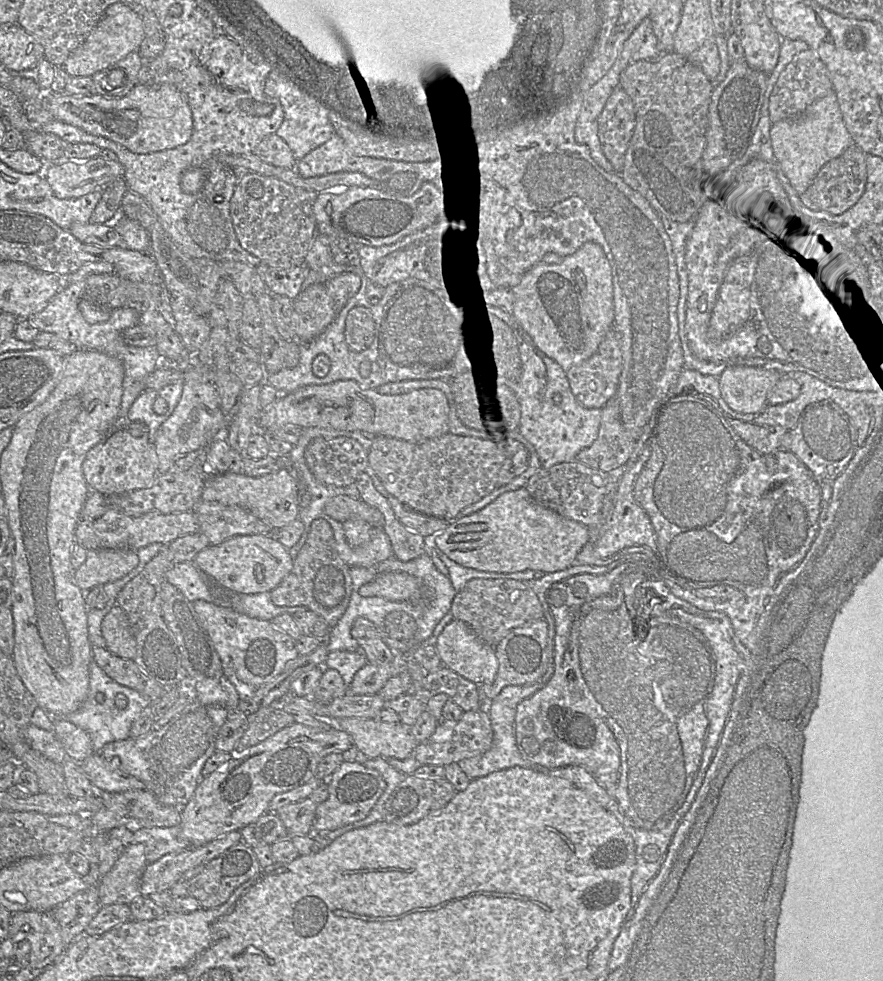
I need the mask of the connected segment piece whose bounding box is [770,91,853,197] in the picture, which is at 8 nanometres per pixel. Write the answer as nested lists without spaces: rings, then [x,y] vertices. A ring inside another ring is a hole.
[[[834,91],[808,106],[799,118],[773,123],[770,137],[776,164],[788,178],[797,197],[808,189],[826,163],[839,157],[853,144]]]

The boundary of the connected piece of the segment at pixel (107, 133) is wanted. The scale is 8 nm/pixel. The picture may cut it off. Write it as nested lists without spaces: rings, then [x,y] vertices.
[[[137,84],[125,95],[118,96],[74,96],[47,91],[33,100],[25,100],[25,111],[26,108],[45,109],[58,121],[112,140],[136,154],[183,145],[189,141],[193,131],[192,113],[187,100],[170,84]]]

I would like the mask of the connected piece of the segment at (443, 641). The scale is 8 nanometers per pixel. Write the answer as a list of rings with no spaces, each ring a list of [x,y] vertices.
[[[452,619],[434,644],[444,666],[465,679],[475,683],[492,683],[498,670],[498,660],[493,647],[486,644],[469,626],[464,622]]]

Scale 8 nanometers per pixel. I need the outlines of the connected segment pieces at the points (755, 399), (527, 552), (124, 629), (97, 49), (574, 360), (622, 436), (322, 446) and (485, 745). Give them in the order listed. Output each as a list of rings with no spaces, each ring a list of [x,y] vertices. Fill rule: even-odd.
[[[731,363],[719,375],[719,384],[730,408],[757,414],[768,405],[768,393],[782,377],[774,369]]]
[[[522,487],[517,490],[508,491],[497,497],[493,502],[485,506],[479,511],[472,513],[468,516],[465,516],[458,520],[448,520],[448,526],[441,532],[437,533],[432,539],[435,547],[447,555],[451,560],[457,564],[472,568],[478,571],[488,571],[488,572],[499,572],[499,573],[511,573],[511,572],[520,572],[525,570],[541,571],[543,573],[553,573],[567,569],[575,565],[575,560],[578,553],[584,547],[584,545],[589,540],[589,530],[588,528],[575,521],[561,516],[557,512],[546,508],[539,503],[537,503],[525,487]]]
[[[115,605],[102,620],[101,633],[106,648],[116,656],[134,659],[137,643],[133,635],[129,619],[124,610]]]
[[[124,2],[109,6],[102,19],[86,40],[74,50],[65,60],[63,67],[71,76],[91,77],[110,65],[124,59],[130,53],[137,51],[145,39],[141,17],[132,11]]]
[[[587,242],[575,253],[563,258],[559,264],[547,264],[542,260],[531,267],[519,284],[511,289],[513,315],[520,327],[530,336],[533,344],[555,360],[566,372],[589,359],[598,349],[614,322],[613,272],[603,248]]]
[[[616,397],[610,398],[601,409],[598,437],[589,447],[579,451],[575,460],[609,472],[627,464],[635,442],[621,423]]]
[[[349,437],[315,438],[305,449],[305,462],[321,484],[348,486],[365,471],[368,458],[365,449]]]
[[[481,708],[464,712],[457,722],[438,722],[435,732],[427,740],[418,743],[411,755],[422,765],[447,766],[483,754],[491,747],[492,741],[490,717],[487,710]]]

